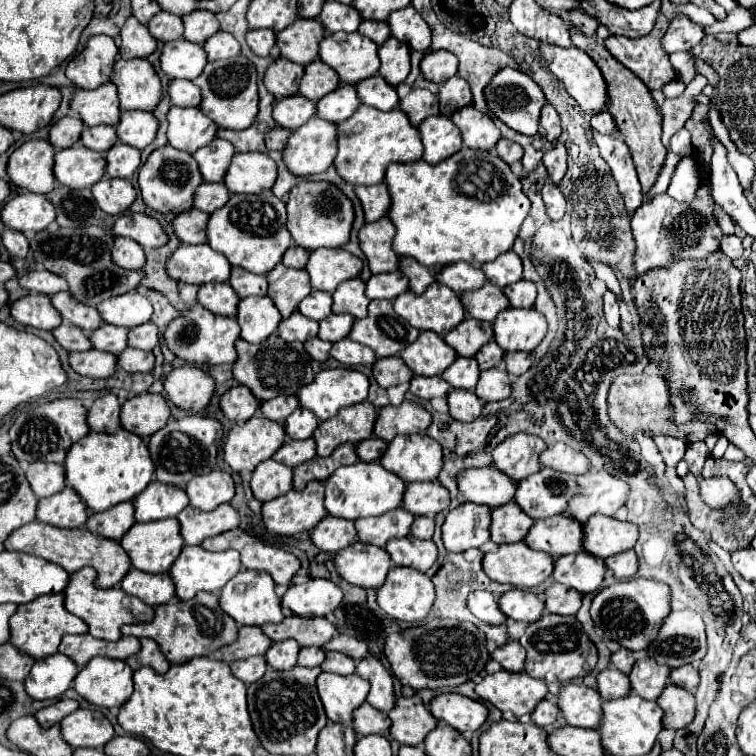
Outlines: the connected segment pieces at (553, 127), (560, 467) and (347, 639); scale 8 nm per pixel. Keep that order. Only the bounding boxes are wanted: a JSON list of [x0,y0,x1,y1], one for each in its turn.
[[539,105,561,143],[541,443,589,475],[323,635,369,661]]

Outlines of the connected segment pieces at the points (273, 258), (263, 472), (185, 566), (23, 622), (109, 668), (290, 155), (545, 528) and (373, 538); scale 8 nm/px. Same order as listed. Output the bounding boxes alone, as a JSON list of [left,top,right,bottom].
[[207,191,293,275],[251,459,293,503],[169,545,241,601],[9,593,87,659],[73,655,133,707],[283,117,337,175],[525,515,583,557],[355,507,415,547]]

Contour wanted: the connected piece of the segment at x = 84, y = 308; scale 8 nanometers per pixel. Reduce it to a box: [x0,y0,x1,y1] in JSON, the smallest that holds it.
[51,291,103,333]

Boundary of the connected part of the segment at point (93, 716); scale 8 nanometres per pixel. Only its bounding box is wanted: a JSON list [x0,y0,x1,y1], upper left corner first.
[61,709,113,749]

